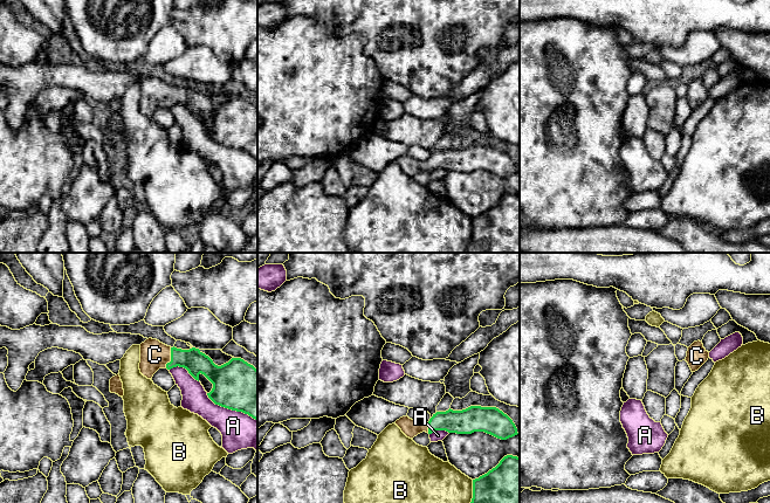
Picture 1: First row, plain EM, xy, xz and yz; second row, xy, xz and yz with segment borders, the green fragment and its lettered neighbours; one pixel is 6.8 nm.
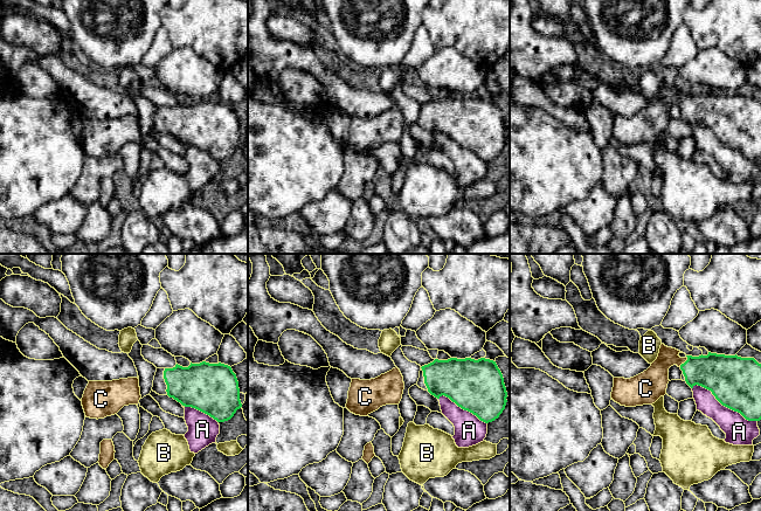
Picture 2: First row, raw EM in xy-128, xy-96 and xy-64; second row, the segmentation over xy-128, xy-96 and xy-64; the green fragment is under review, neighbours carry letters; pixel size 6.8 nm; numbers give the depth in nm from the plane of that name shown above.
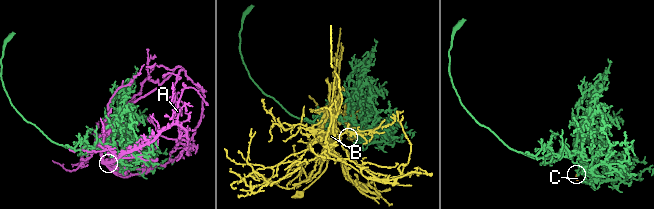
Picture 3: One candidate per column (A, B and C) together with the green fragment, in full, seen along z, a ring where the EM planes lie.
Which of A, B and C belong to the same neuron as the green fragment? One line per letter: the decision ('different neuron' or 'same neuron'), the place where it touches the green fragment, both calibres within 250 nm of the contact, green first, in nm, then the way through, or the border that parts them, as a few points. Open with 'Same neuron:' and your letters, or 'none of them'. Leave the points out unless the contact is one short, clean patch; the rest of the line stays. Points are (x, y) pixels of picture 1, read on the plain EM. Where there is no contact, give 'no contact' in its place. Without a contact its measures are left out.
Same neuron: C
A: different neuron; contact xy (231, 146); calibres 340 and 240 nm
B: different neuron; contact xz (473, 235); calibres 500 and 460 nm
C: same neuron; contact xy (171, 96); calibres 160 and 190 nm; way xy (193, 98), (171, 96), (155, 92)

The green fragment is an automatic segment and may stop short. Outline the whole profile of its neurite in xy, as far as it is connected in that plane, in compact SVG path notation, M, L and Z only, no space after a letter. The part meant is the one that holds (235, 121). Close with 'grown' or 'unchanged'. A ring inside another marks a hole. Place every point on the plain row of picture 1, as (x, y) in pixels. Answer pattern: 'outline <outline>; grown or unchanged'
outline M149 76L140 82L140 111L152 117L159 106L184 105L199 119L204 112L213 126L208 136L221 145L242 150L257 158L257 108L241 96L218 104L199 87L181 88Z; grown

